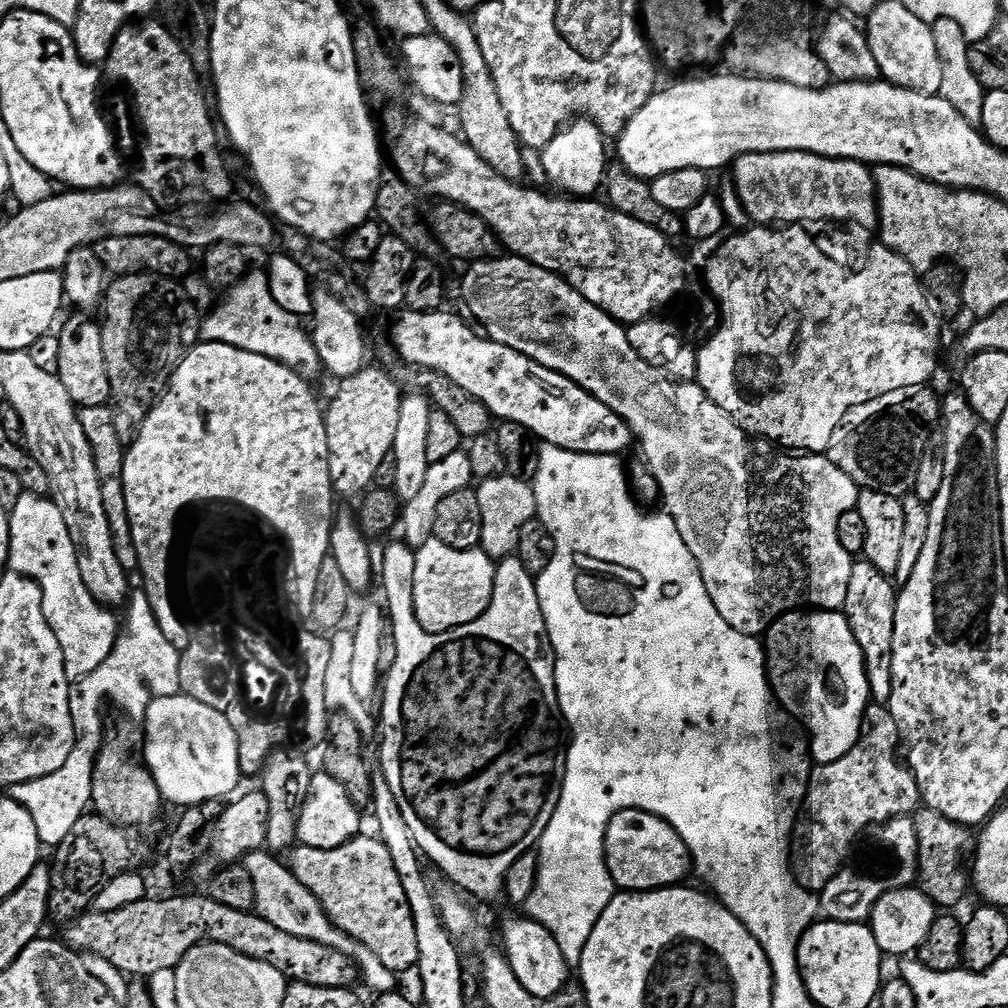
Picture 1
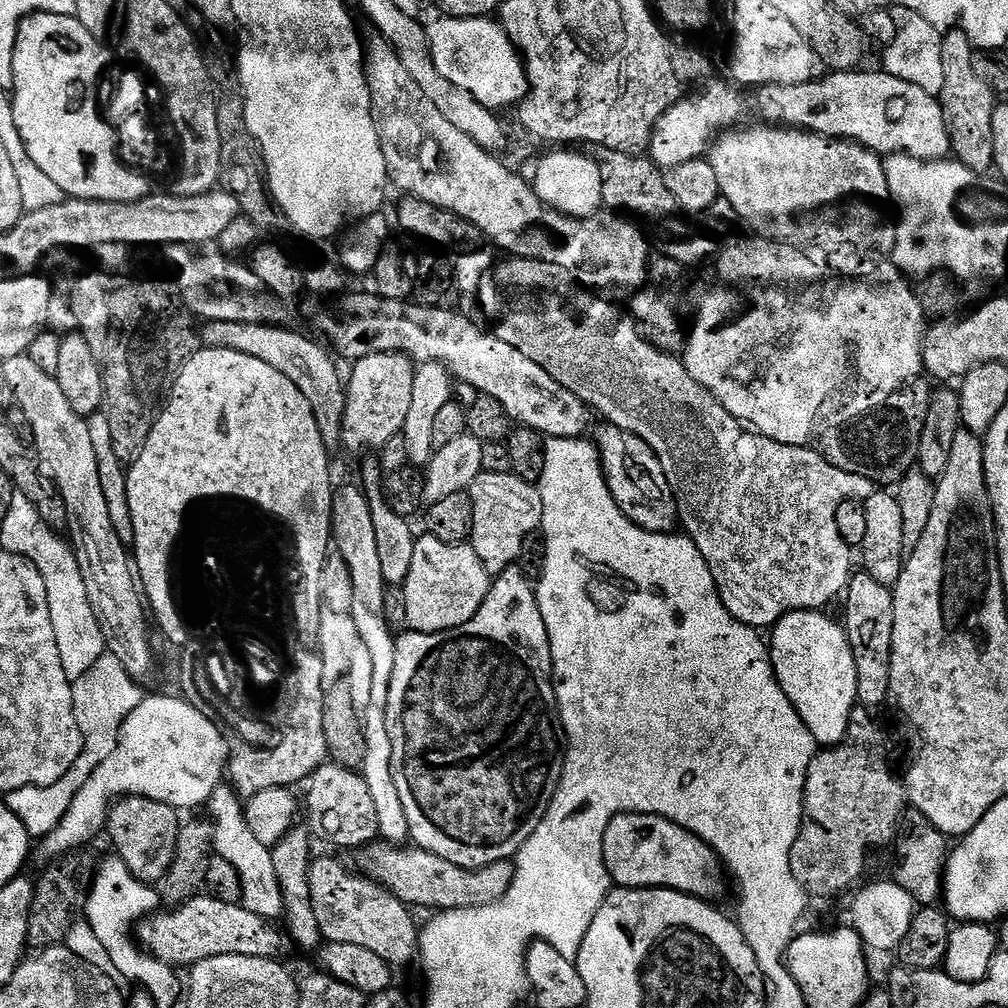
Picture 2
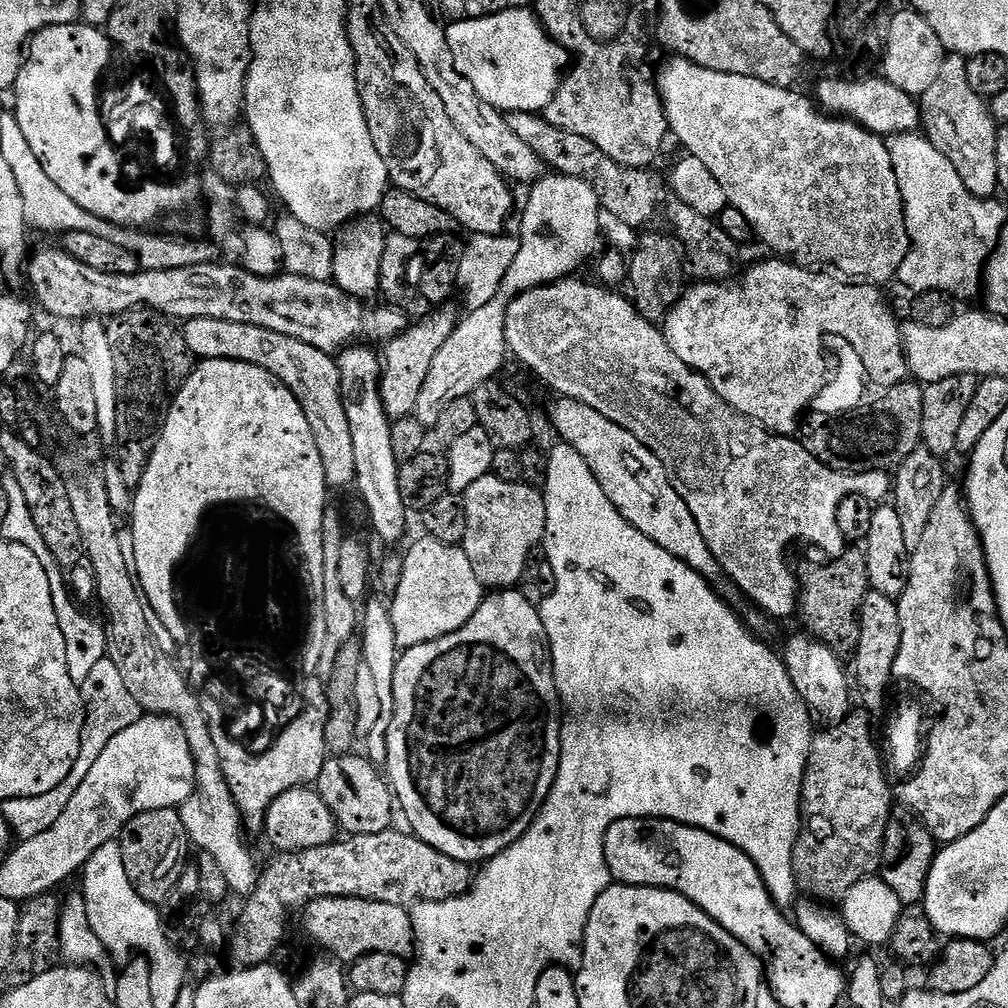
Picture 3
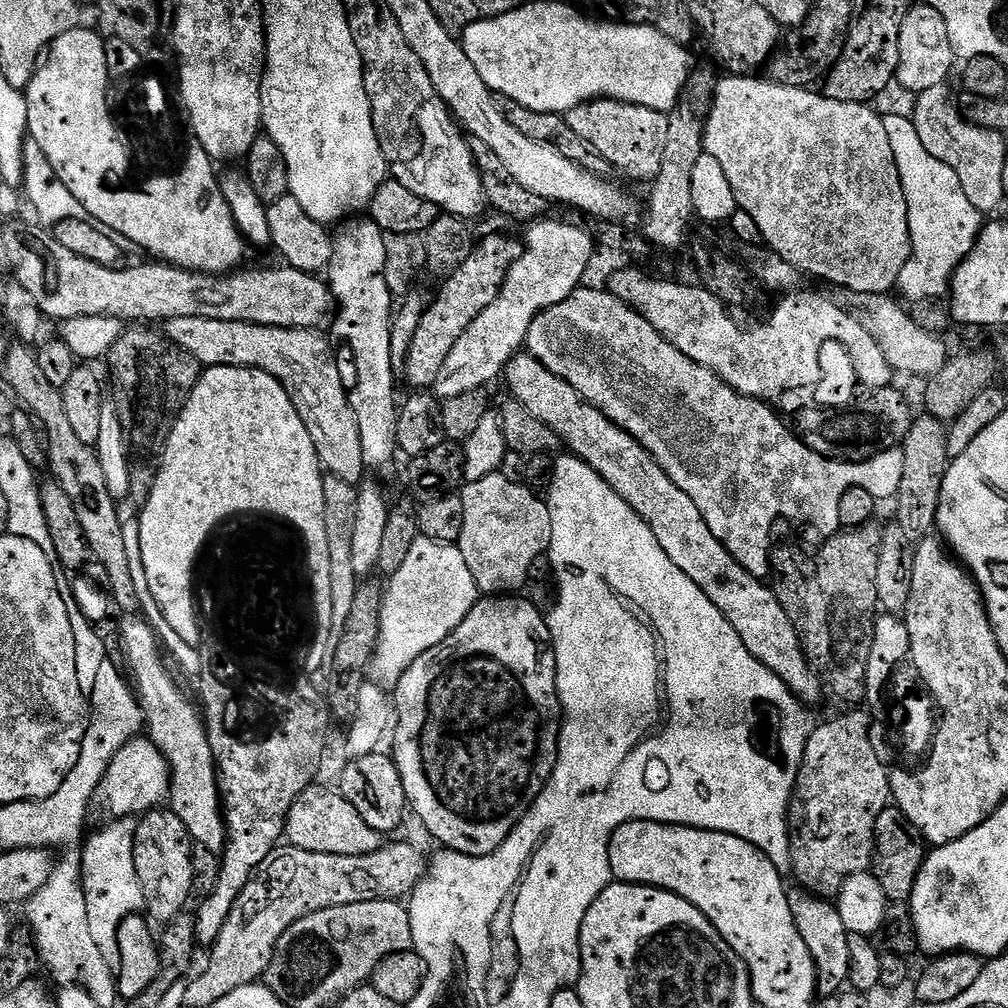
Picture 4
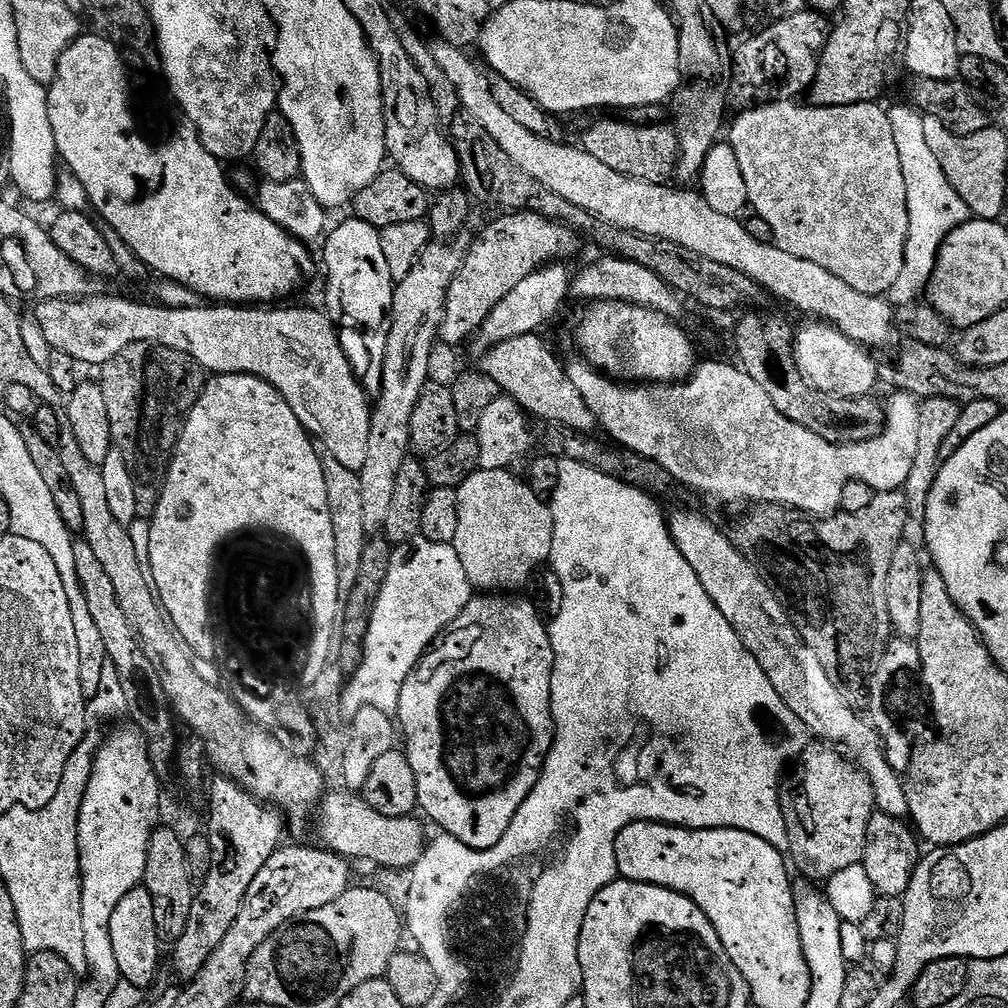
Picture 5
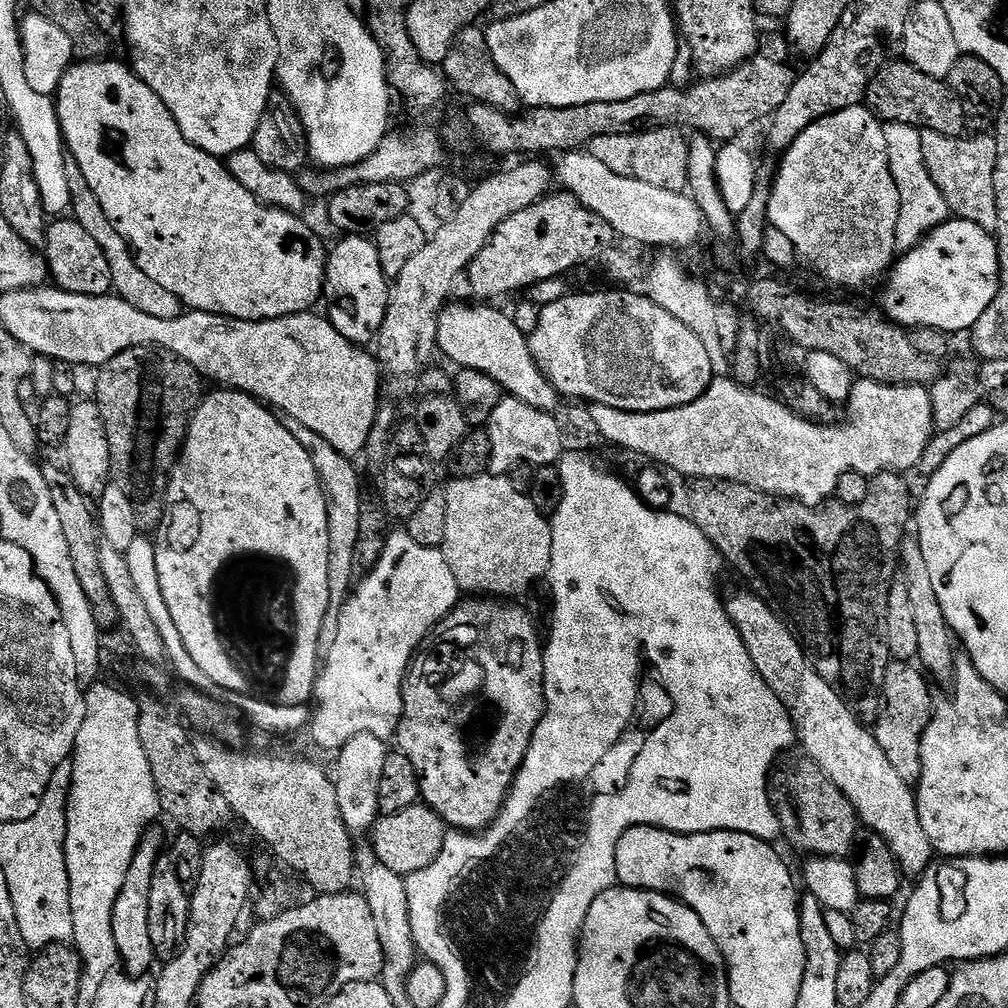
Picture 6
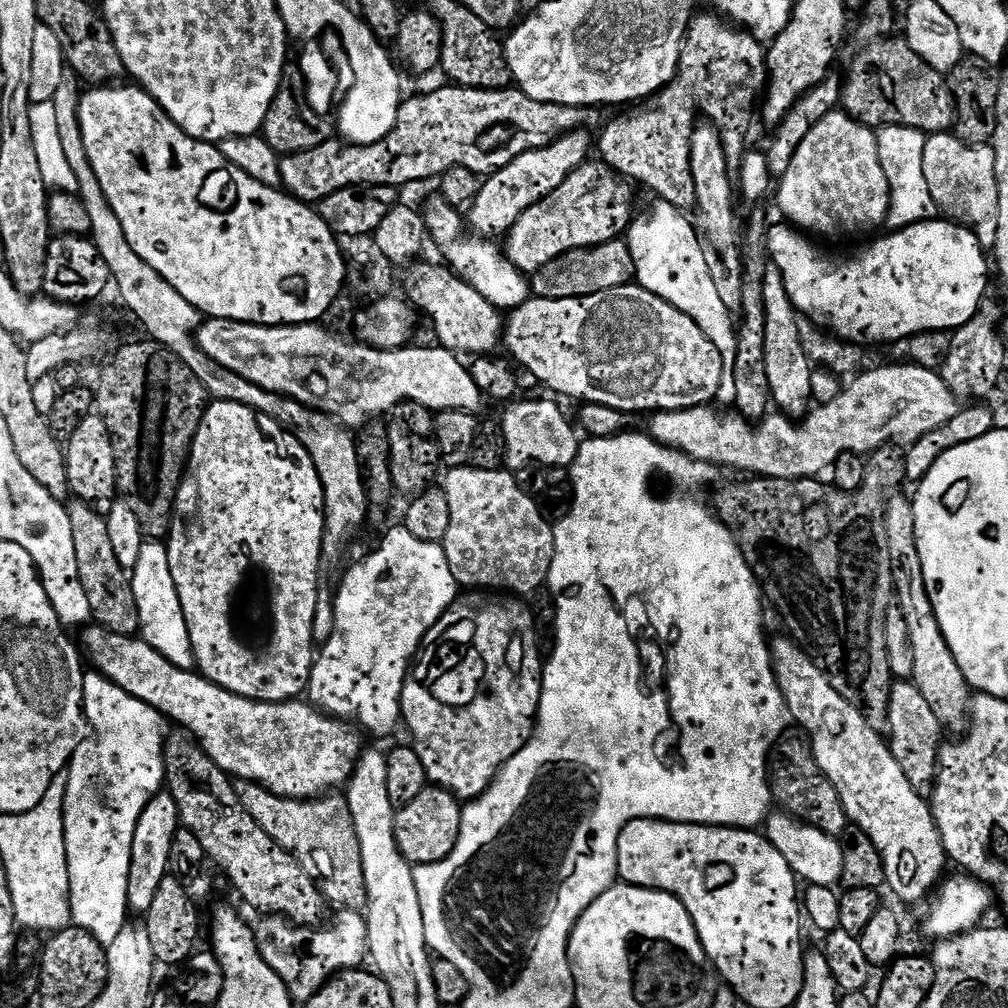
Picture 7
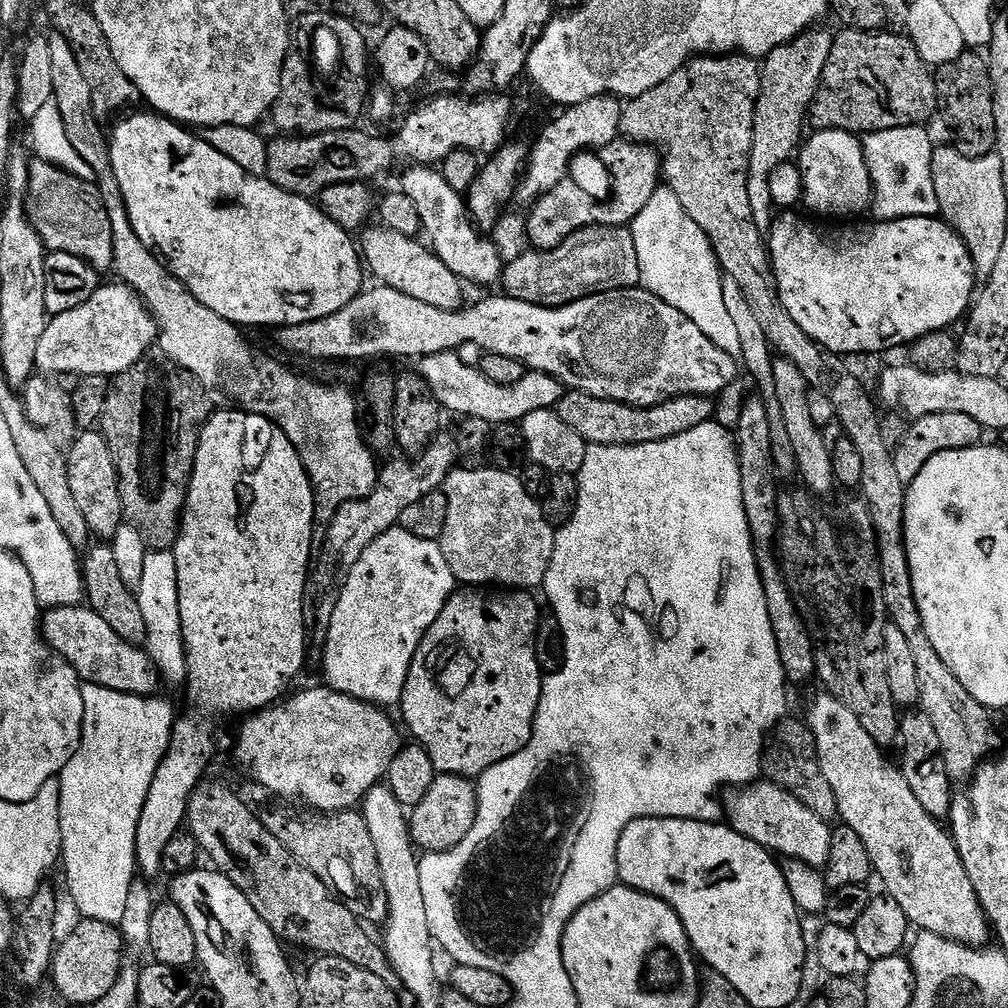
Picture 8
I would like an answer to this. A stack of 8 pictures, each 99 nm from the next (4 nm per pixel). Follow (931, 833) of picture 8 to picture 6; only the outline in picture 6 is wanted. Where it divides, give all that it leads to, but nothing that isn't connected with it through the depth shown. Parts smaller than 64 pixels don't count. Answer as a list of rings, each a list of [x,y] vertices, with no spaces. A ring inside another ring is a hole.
[[[755,591],[736,592],[727,597],[732,625],[738,630],[758,674],[778,694],[796,722],[803,751],[838,786],[856,808],[861,825],[881,836],[892,847],[905,877],[919,878],[934,860],[934,849],[922,822],[918,822],[915,791],[898,778],[898,770],[882,754],[876,733],[860,725],[861,717],[844,697],[833,690],[816,670],[799,635],[787,620]],[[860,719],[860,720],[859,720]]]

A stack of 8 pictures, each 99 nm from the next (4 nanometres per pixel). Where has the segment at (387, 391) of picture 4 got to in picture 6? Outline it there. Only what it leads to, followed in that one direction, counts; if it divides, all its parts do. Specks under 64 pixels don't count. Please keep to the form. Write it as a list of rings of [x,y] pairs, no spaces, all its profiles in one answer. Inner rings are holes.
[[[348,234],[343,237],[344,241],[335,249],[331,249],[328,258],[328,275],[324,282],[324,290],[327,299],[332,299],[336,308],[327,309],[326,315],[333,326],[341,332],[352,344],[368,346],[375,341],[382,330],[382,322],[388,313],[388,301],[390,299],[390,278],[382,270],[382,258],[376,248],[375,239],[364,234]]]

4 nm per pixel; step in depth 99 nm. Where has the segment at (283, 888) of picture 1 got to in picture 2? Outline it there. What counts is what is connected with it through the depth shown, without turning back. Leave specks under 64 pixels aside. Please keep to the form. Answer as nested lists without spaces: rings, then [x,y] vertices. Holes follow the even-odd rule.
[[[221,786],[214,790],[206,805],[207,819],[213,824],[212,847],[215,855],[226,858],[226,862],[230,862],[230,866],[234,866],[238,872],[242,888],[240,903],[244,908],[250,910],[250,914],[275,921],[284,915],[284,899],[278,886],[278,874],[274,874],[272,850],[254,838],[244,817],[244,810],[245,805],[233,787]]]

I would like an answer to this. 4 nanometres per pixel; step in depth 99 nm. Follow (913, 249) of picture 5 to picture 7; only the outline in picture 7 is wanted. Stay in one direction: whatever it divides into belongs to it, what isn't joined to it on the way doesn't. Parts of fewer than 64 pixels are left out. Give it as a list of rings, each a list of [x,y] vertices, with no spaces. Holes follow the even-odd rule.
[[[890,126],[879,129],[880,157],[882,170],[886,170],[886,182],[890,182],[890,210],[886,221],[889,229],[905,228],[911,224],[920,224],[924,220],[935,220],[938,209],[930,195],[930,186],[926,186],[926,174],[922,174],[922,150],[925,133],[913,128]]]

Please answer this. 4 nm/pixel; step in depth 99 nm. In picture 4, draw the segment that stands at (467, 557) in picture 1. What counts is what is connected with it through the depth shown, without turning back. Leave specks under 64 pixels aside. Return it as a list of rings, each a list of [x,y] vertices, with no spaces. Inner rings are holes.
[[[417,538],[402,567],[387,581],[380,615],[380,633],[370,672],[385,690],[395,689],[406,670],[426,650],[438,646],[470,614],[478,589],[466,558],[456,544]]]

